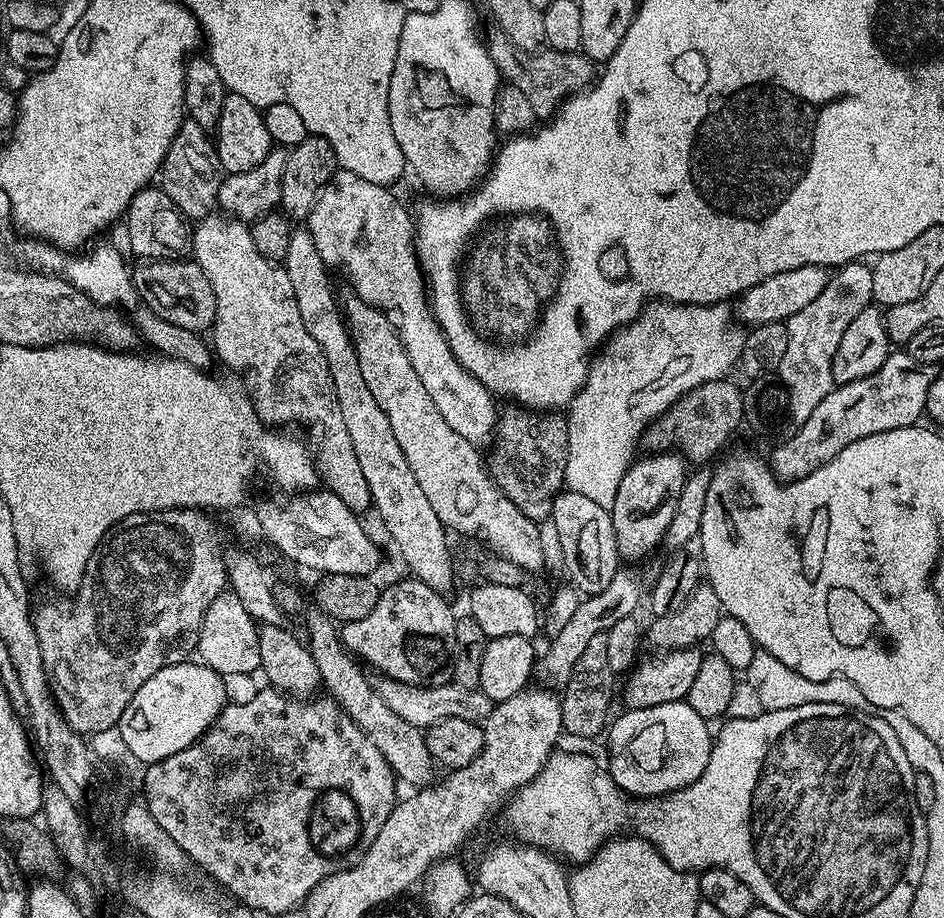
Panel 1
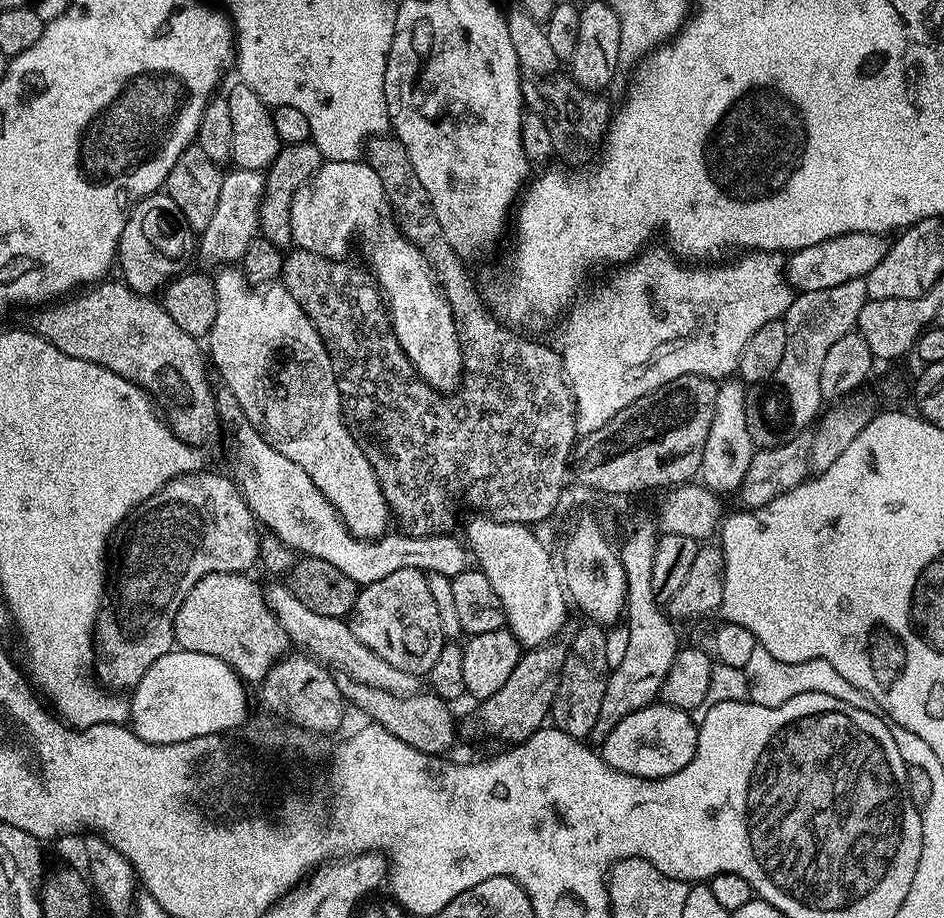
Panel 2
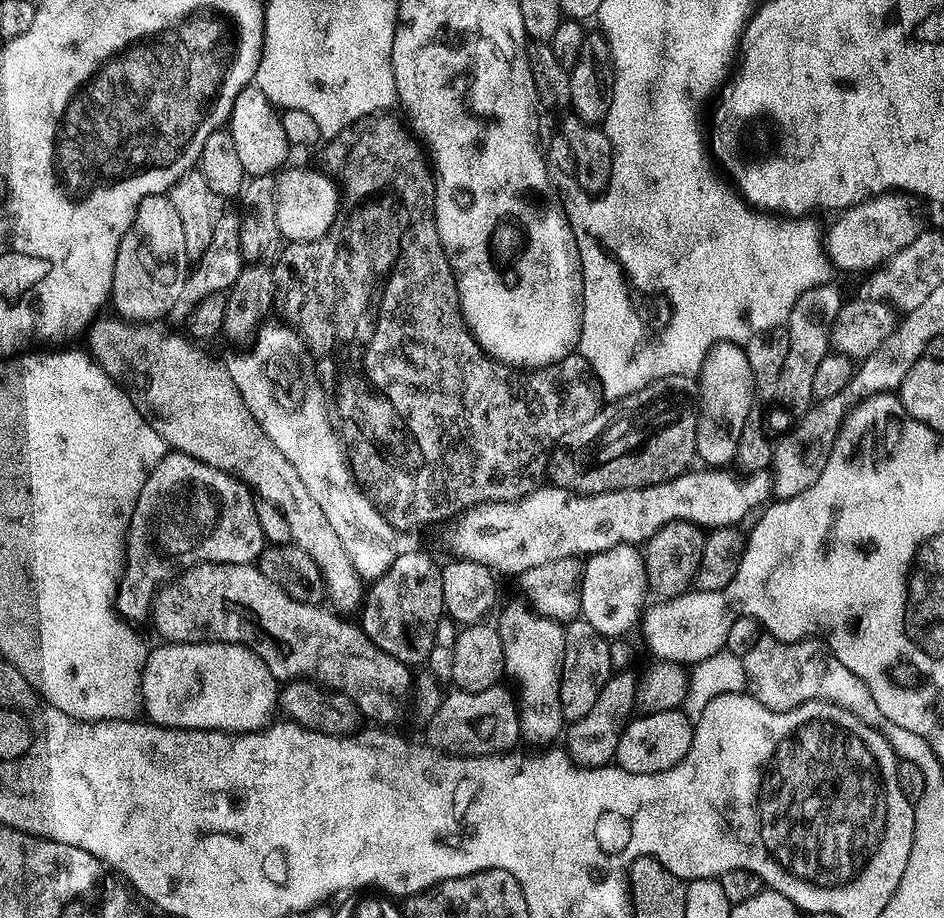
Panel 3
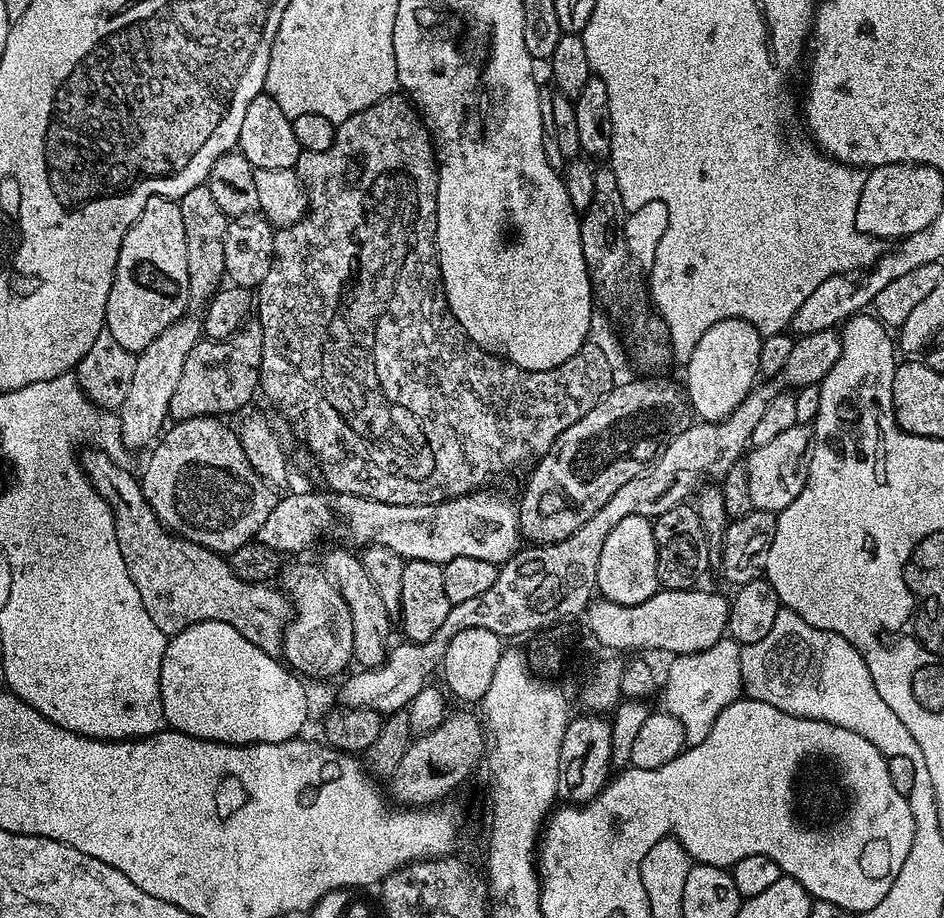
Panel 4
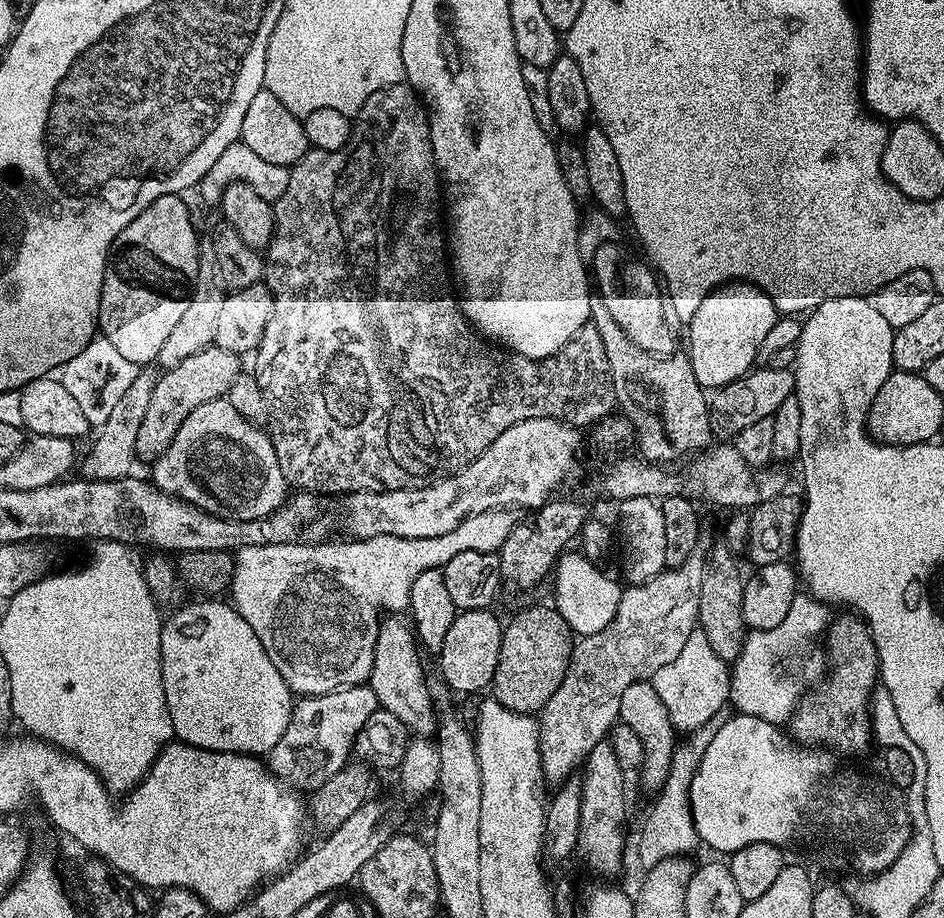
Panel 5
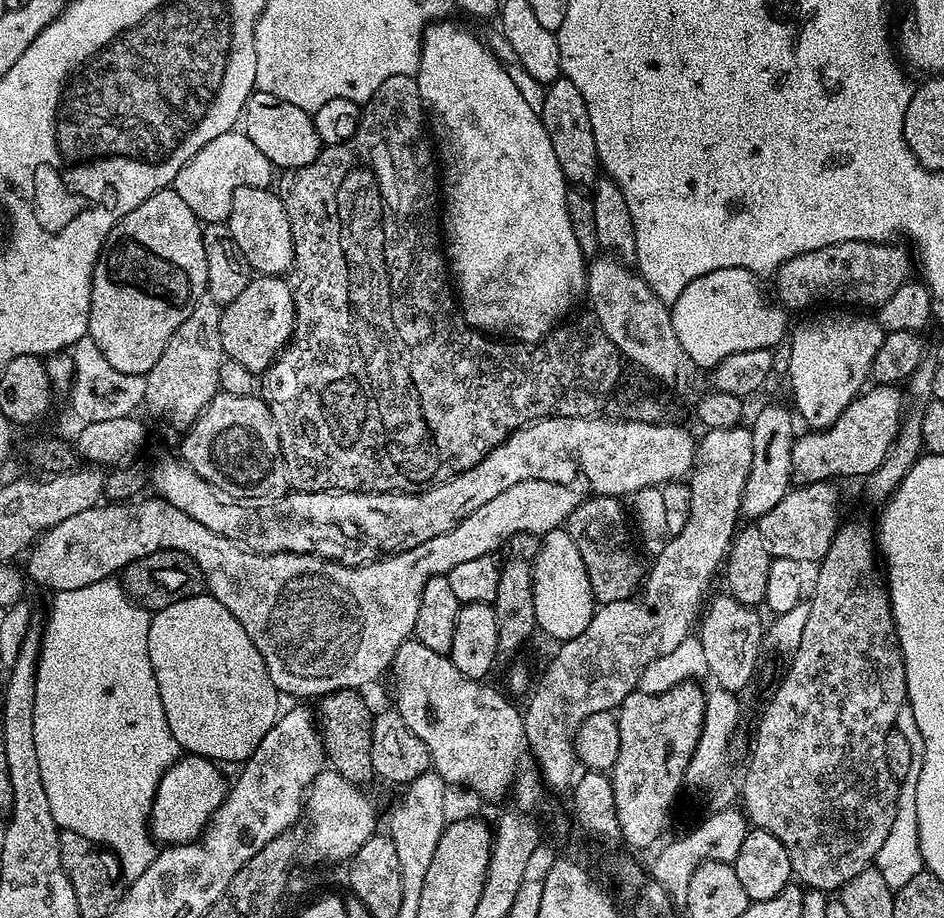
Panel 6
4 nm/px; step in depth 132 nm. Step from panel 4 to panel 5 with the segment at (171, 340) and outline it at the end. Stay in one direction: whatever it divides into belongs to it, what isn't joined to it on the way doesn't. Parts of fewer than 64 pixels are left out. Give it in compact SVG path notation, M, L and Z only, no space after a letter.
M140 370L130 390L119 399L110 418L107 419L100 437L92 444L88 457L81 466L79 475L86 480L121 480L124 476L133 475L132 464L137 463L136 443L138 442L138 430L142 427L142 418L150 406L152 391L156 385L157 373L152 370Z

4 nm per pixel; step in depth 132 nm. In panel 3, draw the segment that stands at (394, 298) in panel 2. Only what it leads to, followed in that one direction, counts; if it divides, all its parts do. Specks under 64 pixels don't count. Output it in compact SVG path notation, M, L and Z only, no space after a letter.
M285 167L275 173L276 213L278 230L285 241L301 244L314 242L330 230L337 212L340 210L340 197L337 183L323 171L312 168Z

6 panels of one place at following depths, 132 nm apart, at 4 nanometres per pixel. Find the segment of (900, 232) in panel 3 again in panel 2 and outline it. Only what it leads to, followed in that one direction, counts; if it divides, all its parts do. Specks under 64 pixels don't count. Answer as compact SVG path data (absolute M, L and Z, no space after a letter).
M851 232L826 242L818 242L818 246L806 246L787 257L788 282L797 293L801 293L830 290L830 286L842 286L842 282L863 280L868 277L870 270L874 270L874 266L878 266L878 262L882 262L889 247L889 241L875 232Z

